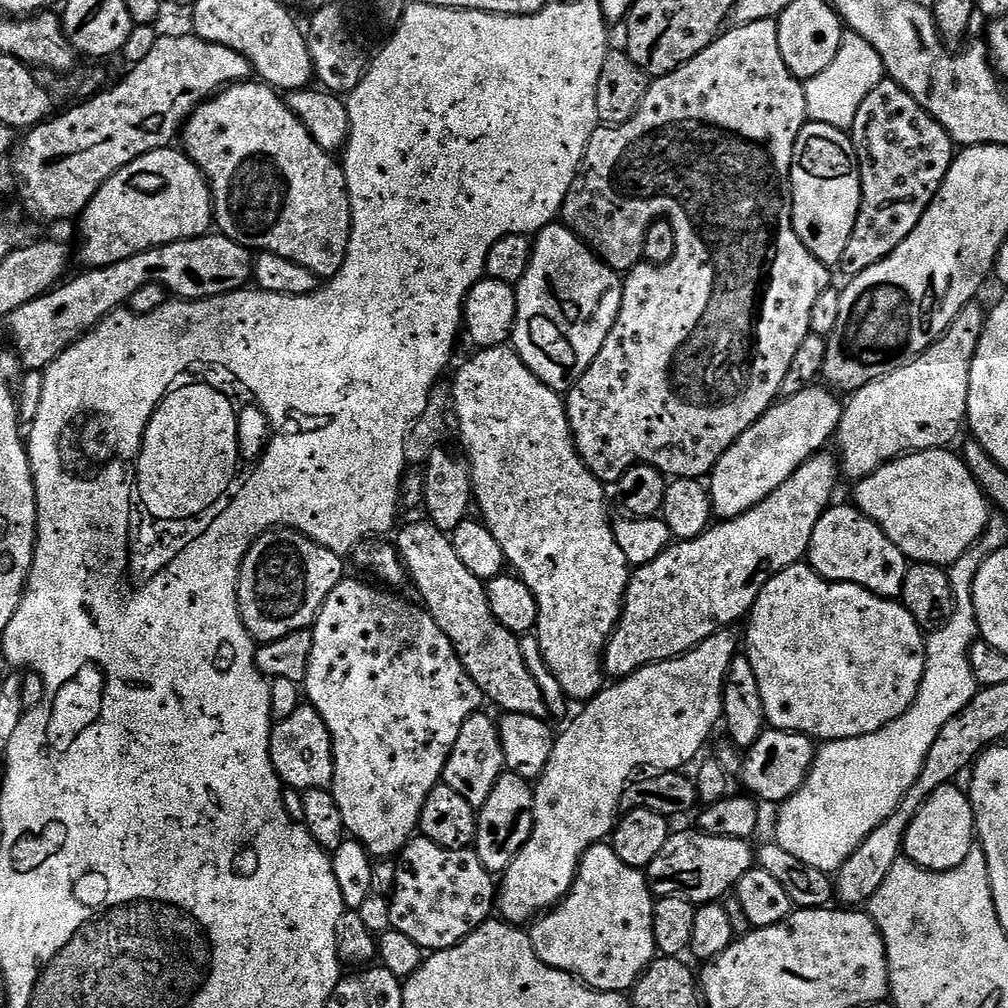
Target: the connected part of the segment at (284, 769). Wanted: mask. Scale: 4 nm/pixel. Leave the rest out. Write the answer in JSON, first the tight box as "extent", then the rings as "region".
{"extent":[268,706,334,794],"region":[[[301,706],[298,710],[294,710],[294,714],[290,714],[290,718],[275,721],[272,725],[272,737],[268,749],[274,770],[280,776],[281,784],[294,788],[301,794],[315,788],[331,789],[334,778],[332,739],[330,738],[330,730],[326,730],[326,722],[322,722],[318,710],[314,710],[311,706]]]}

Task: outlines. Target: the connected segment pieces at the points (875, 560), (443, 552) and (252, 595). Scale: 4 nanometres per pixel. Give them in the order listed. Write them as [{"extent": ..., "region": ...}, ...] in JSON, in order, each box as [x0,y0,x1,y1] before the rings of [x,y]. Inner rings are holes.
[{"extent":[807,503,910,598],"region":[[[851,503],[838,504],[828,507],[822,518],[818,518],[818,526],[814,526],[814,534],[810,534],[807,563],[823,580],[830,580],[834,584],[862,586],[875,596],[899,598],[910,561],[859,508]]]},{"extent":[394,518,548,717],"region":[[[421,518],[417,524],[408,524],[402,528],[395,533],[397,536],[394,536],[394,543],[396,551],[400,553],[400,561],[404,564],[407,579],[416,583],[423,607],[432,615],[434,622],[438,622],[438,630],[442,630],[442,634],[450,638],[466,674],[470,674],[472,681],[480,688],[481,697],[485,701],[493,700],[504,714],[513,712],[547,717],[548,707],[542,698],[542,690],[538,690],[538,682],[534,682],[530,670],[526,670],[517,633],[506,630],[506,626],[502,626],[502,622],[494,618],[485,581],[479,580],[477,576],[470,574],[470,570],[466,570],[466,566],[462,566],[462,558],[458,558],[458,550],[454,550],[451,535],[438,530],[438,526],[434,526],[427,518]]]},{"extent":[236,528,345,641],"region":[[[290,528],[273,530],[259,536],[246,554],[244,565],[240,567],[240,581],[236,583],[236,601],[240,607],[240,617],[253,641],[277,640],[303,628],[311,629],[330,590],[334,590],[334,586],[338,586],[341,580],[345,579],[344,563],[342,557],[334,554],[334,550],[326,550],[326,546]]]}]

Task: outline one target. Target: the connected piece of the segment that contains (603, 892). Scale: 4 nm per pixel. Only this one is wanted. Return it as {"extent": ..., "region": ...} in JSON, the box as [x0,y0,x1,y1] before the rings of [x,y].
{"extent":[531,843,658,993],"region":[[[611,843],[594,845],[580,860],[576,880],[555,908],[531,925],[532,945],[546,966],[569,972],[598,992],[627,993],[658,953],[654,942],[654,897],[641,869],[626,866]]]}

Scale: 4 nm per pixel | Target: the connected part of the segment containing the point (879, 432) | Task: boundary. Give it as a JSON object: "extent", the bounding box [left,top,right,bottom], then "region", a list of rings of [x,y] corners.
{"extent":[834,302,985,482],"region":[[[973,302],[954,318],[954,322],[918,358],[902,365],[894,374],[874,378],[866,386],[847,397],[844,413],[836,427],[834,444],[840,447],[838,463],[841,473],[852,482],[865,480],[870,474],[910,452],[925,452],[931,448],[948,448],[956,440],[962,425],[968,419],[968,395],[970,394],[970,366],[978,350],[978,342],[984,333],[985,309]]]}

